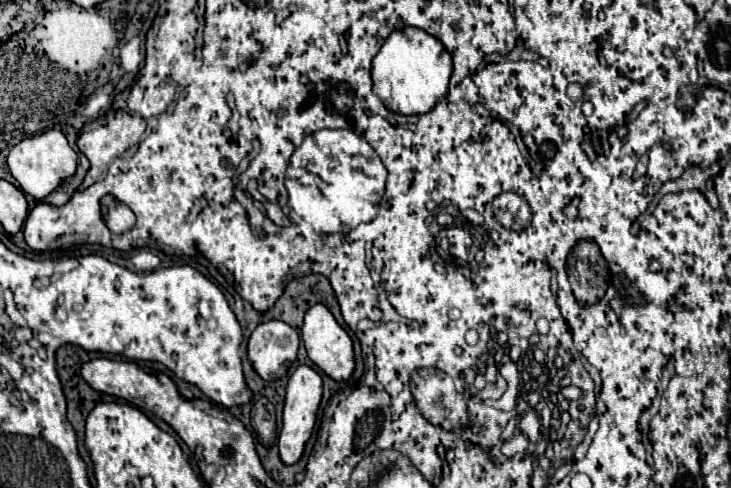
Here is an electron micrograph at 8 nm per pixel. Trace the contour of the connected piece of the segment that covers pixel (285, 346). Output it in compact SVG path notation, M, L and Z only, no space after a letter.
M281 320L263 322L249 338L249 360L263 380L279 380L287 376L291 364L297 360L300 342L297 330L289 324Z

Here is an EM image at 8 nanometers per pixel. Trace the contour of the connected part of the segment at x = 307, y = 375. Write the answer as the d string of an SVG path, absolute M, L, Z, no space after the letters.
M297 366L297 370L291 374L287 384L287 396L285 396L285 410L283 410L283 430L279 434L279 454L285 464L295 464L305 450L305 442L311 438L311 432L317 422L317 410L321 404L323 394L323 382L321 376L309 368L309 366Z

